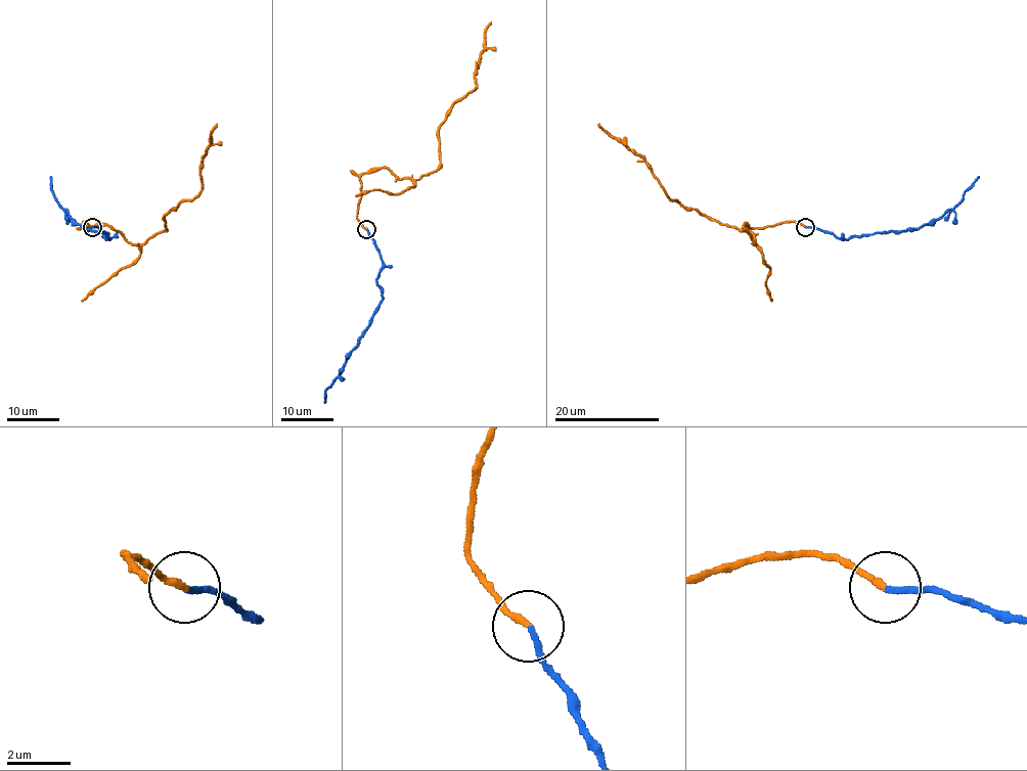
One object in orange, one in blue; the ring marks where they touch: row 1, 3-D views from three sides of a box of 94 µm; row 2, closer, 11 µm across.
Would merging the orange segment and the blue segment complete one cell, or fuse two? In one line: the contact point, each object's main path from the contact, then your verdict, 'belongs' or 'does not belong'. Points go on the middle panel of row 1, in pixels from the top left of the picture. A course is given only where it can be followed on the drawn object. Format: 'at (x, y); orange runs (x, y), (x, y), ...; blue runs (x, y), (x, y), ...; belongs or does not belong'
at (366, 229); orange runs (366, 229), (357, 219), (360, 177), (386, 168), (401, 179), (435, 171), (439, 127), (476, 87), (491, 21); blue runs (366, 229), (383, 263), (376, 285), (383, 301), (341, 373), (325, 391), (324, 402); belongs

